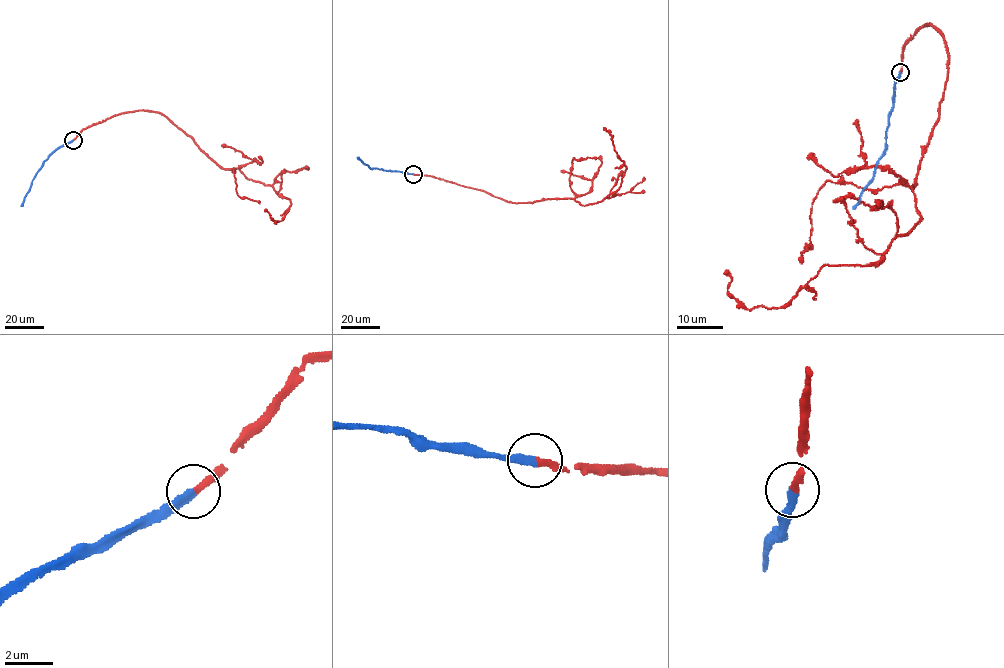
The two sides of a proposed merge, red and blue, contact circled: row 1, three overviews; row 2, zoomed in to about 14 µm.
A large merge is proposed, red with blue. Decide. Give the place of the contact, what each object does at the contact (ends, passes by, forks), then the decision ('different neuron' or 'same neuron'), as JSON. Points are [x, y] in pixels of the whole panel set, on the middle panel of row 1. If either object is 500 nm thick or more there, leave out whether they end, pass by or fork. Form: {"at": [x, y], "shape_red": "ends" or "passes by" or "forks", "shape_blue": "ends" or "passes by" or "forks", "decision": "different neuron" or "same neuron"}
{"at": [413, 174], "shape_red": "ends", "shape_blue": "ends", "decision": "same neuron"}

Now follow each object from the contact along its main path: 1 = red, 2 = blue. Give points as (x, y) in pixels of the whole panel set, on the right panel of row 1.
1: (900, 72), (936, 29), (922, 218), (776, 307), (748, 309), (724, 273)
2: (900, 72), (885, 152), (854, 208)

